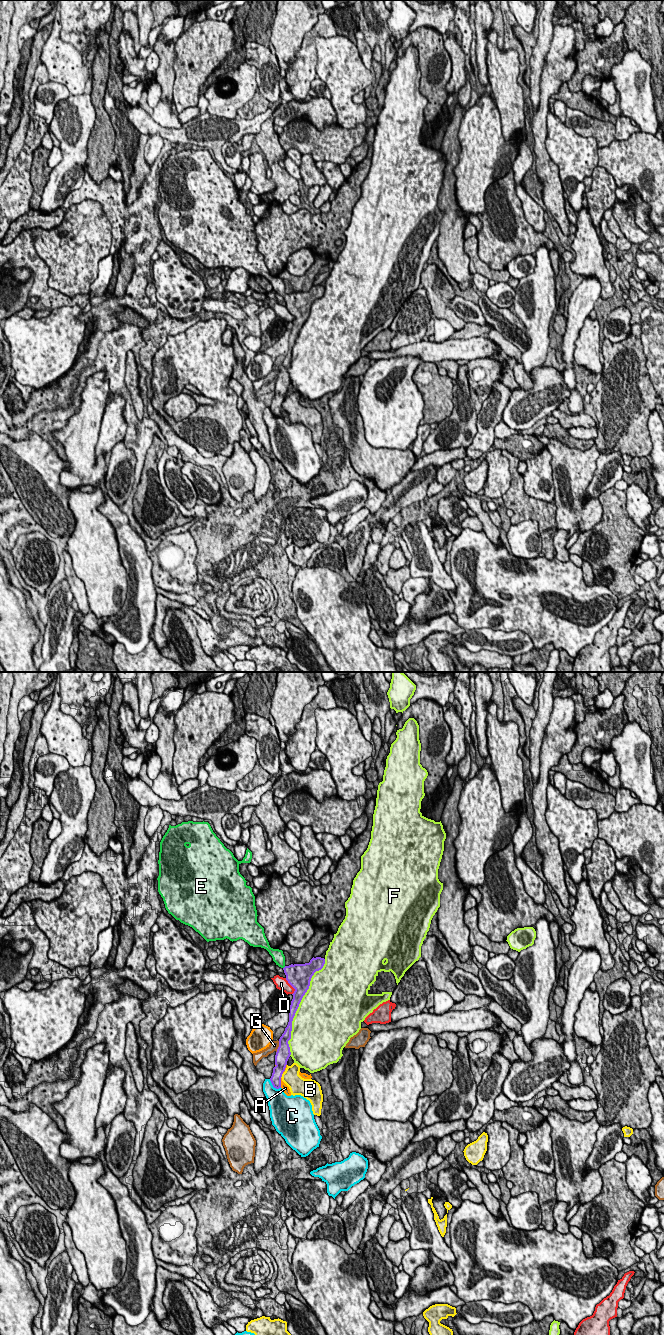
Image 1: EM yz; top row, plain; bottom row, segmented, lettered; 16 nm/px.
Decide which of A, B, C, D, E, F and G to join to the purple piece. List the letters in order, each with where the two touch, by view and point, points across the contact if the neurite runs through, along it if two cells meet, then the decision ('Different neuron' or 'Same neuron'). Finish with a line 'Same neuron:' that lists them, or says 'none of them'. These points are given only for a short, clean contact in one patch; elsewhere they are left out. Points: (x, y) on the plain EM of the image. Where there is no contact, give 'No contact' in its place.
A: Touches purple at yz (280, 411). Different neuron
B: Touches purple at yz (281, 403). Different neuron
C: Touches purple at yz (273, 414). Different neuron
D: Touches purple at yz (291, 313). Boundary: yz (285, 306), (294, 317), (292, 322). Different neuron
E: Touches purple at yz (284, 295). Path across: yz (297, 303), (284, 295), (278, 285). Same neuron
F: Touches purple at yz (298, 334). Different neuron
G: Touches purple at yz (278, 375). Different neuron
Same neuron: E

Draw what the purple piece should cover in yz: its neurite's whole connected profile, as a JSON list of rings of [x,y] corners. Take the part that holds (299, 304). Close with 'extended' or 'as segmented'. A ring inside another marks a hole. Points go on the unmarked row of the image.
[[[321,285],[312,286],[309,291],[291,292],[283,296],[286,308],[295,317],[293,327],[289,336],[289,350],[284,361],[279,367],[279,375],[275,383],[275,395],[270,409],[274,416],[281,416],[281,405],[285,399],[287,389],[291,383],[288,369],[291,367],[292,349],[299,332],[309,317],[310,309],[316,299],[323,296],[325,287]]] | as segmented

